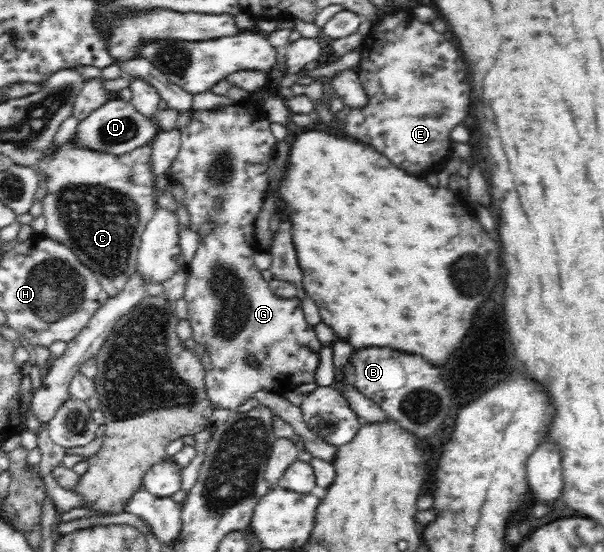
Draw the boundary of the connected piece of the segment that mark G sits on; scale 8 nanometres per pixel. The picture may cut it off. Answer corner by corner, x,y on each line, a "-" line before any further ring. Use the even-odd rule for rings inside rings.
226,106
218,110
200,110
193,111
192,118
186,128
180,130
181,135
181,149
175,161
172,163
173,181
180,182
184,187
184,204
188,214
190,215
190,224
188,228
190,231
199,232
203,223
213,221
215,227
198,241
198,248
186,266
187,285
185,288
184,299
188,307
188,316
186,320
191,324
193,333
192,339
203,346
205,351
202,353
202,364
206,368
206,392
210,402
214,404
215,408
225,408
235,411
259,390
274,390
278,394
284,395
287,391
297,389
301,383
311,383
314,381
315,374
317,374
320,360
320,349
323,347
321,341
316,334
313,325
307,325
307,321
303,316
303,309
301,308
301,301
297,297
291,299
282,299
275,296
271,292
271,287
267,283
267,275
263,275
263,270
259,270
253,264
253,252
257,250
257,242
255,239
255,221
259,216
261,210
261,203
263,197
267,194
267,174
264,169
267,168
267,163
271,159
271,154
276,149
276,138
270,130
270,123
267,119
261,119
259,115
253,115
248,108
241,106

